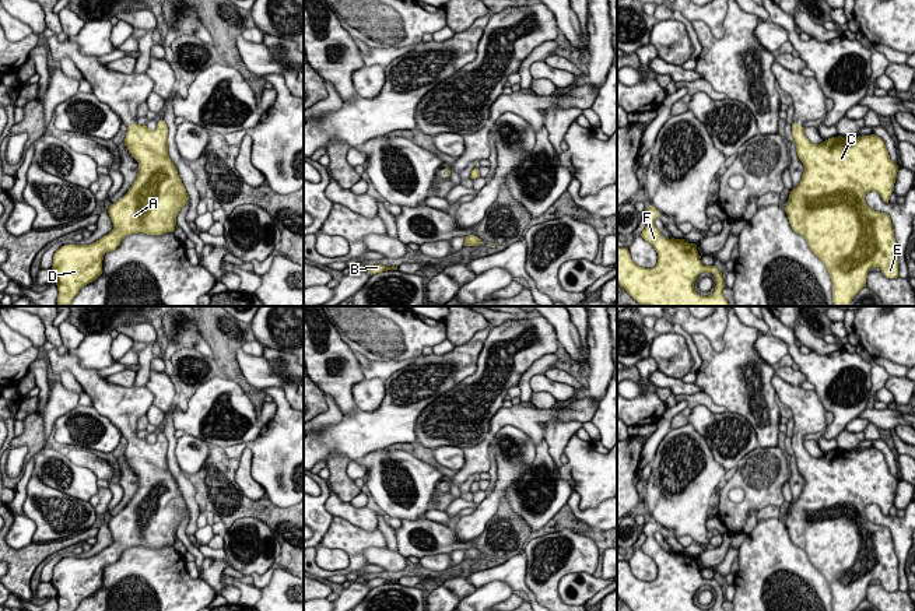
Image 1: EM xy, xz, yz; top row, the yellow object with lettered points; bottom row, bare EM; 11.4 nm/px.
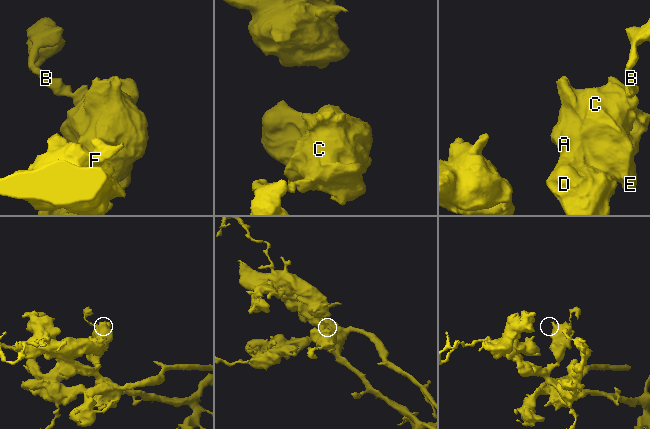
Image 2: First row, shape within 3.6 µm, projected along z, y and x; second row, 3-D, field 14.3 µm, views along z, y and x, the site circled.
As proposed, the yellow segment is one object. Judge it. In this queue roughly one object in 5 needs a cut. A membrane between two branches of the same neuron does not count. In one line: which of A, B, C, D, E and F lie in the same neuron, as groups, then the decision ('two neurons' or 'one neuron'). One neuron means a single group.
A B C D E F; one neuron

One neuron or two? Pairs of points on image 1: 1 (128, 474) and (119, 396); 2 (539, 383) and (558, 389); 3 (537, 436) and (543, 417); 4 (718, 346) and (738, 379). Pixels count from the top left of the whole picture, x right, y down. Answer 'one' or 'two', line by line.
1: two
2: one
3: one
4: two

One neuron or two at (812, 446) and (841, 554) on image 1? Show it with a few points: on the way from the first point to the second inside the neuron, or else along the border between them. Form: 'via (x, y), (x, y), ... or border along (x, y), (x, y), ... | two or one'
border along (803, 441), (805, 449), (812, 456), (823, 455) | two

